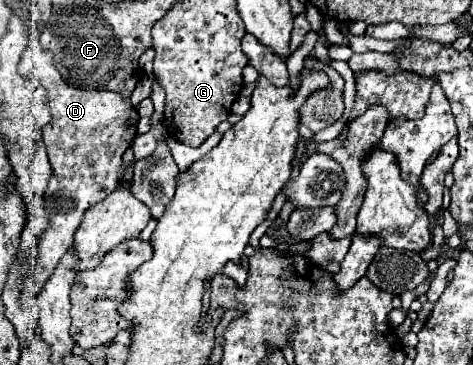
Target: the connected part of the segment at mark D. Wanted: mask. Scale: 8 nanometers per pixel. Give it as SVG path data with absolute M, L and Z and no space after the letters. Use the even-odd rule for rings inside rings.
M30 37L24 53L18 71L24 77L38 79L44 85L52 113L52 121L42 129L42 137L56 177L50 179L44 193L44 209L50 223L42 233L40 255L34 267L34 271L44 275L46 281L74 241L74 231L78 229L78 223L82 223L82 215L118 187L124 165L122 155L132 145L140 115L130 107L128 99L122 99L122 95L114 91L88 91L70 87L56 71L50 51L42 47L38 37ZM24 53L30 55L24 59Z

